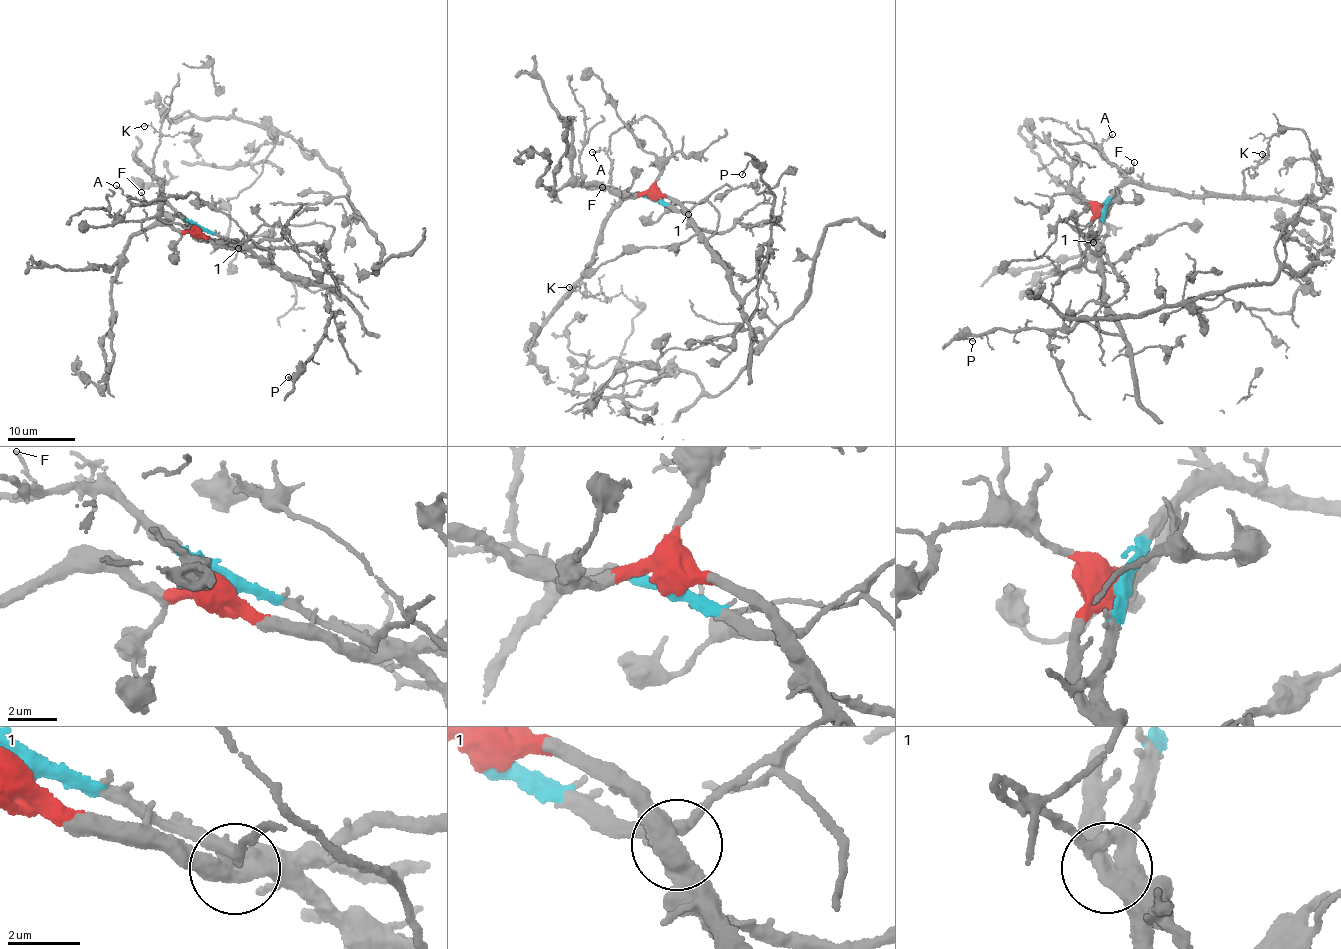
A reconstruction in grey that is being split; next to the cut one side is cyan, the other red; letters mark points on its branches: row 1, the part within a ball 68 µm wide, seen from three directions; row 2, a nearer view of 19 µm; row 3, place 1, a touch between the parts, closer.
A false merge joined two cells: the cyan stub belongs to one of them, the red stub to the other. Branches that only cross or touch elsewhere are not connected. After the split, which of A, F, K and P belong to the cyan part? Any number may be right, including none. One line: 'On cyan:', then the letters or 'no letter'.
On cyan: A, F, K

